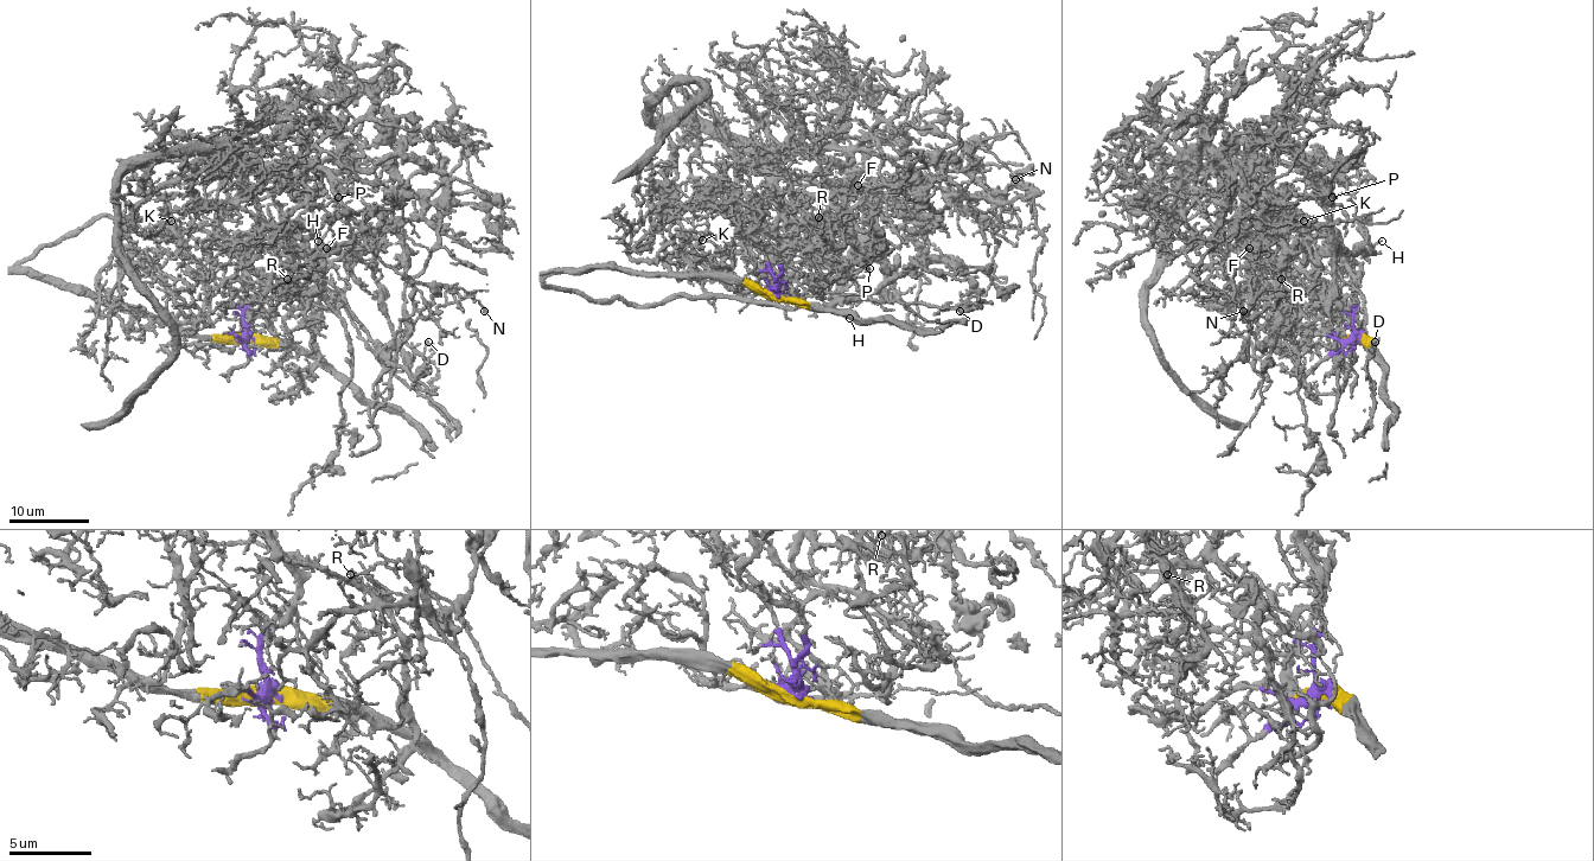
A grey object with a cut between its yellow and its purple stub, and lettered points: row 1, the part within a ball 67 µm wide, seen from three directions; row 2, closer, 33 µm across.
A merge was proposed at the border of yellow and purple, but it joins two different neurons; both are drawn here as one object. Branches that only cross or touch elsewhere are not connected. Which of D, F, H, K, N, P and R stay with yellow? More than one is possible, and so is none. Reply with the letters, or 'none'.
D, H, P

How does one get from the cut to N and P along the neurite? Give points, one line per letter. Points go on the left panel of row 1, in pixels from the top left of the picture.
N: (244, 338), (261, 278), (221, 227), (237, 160), (318, 166), (386, 265), (459, 287), (483, 312)
P: (244, 338), (183, 332), (13, 269), (120, 217), (358, 252), (333, 299), (319, 244), (338, 197)

